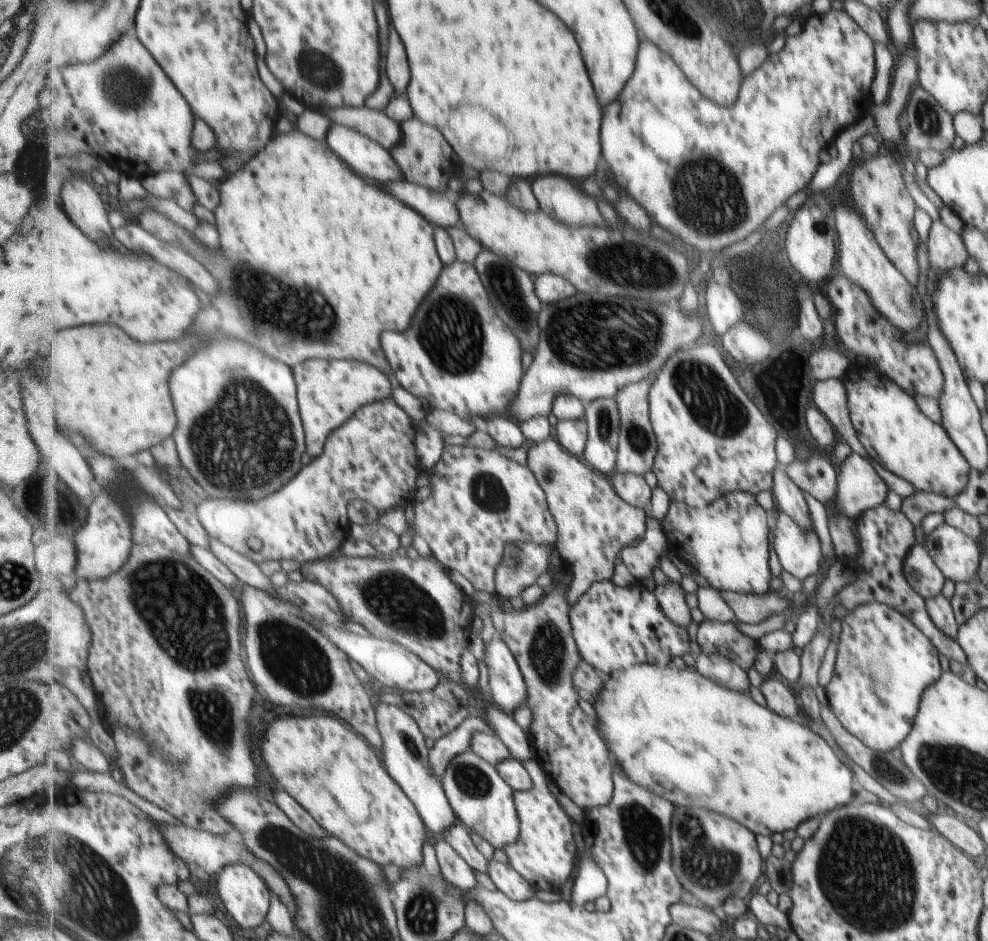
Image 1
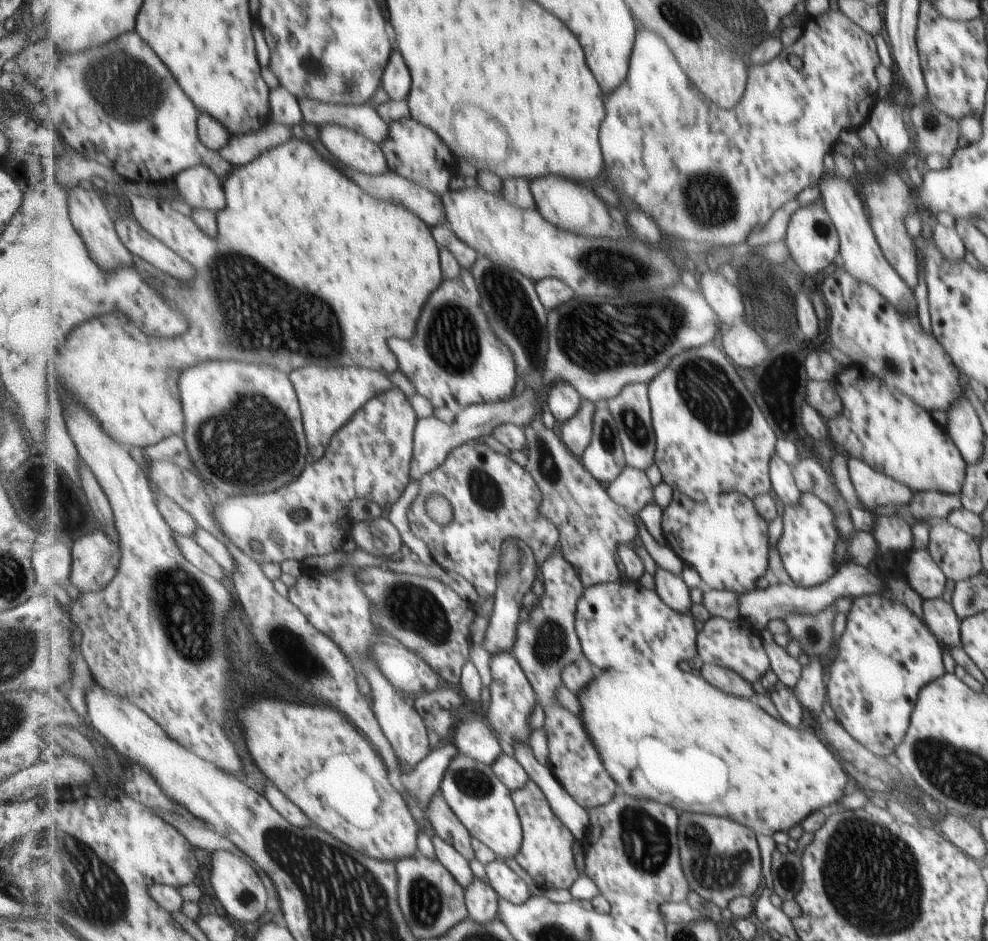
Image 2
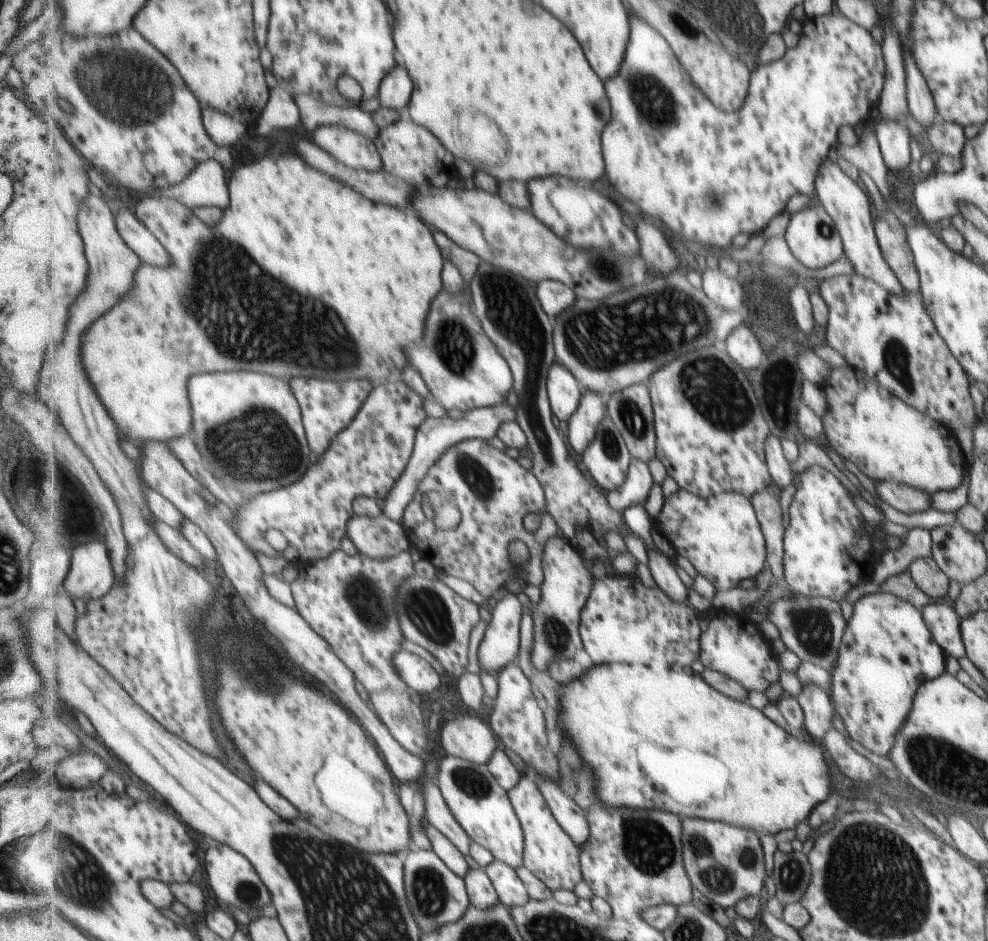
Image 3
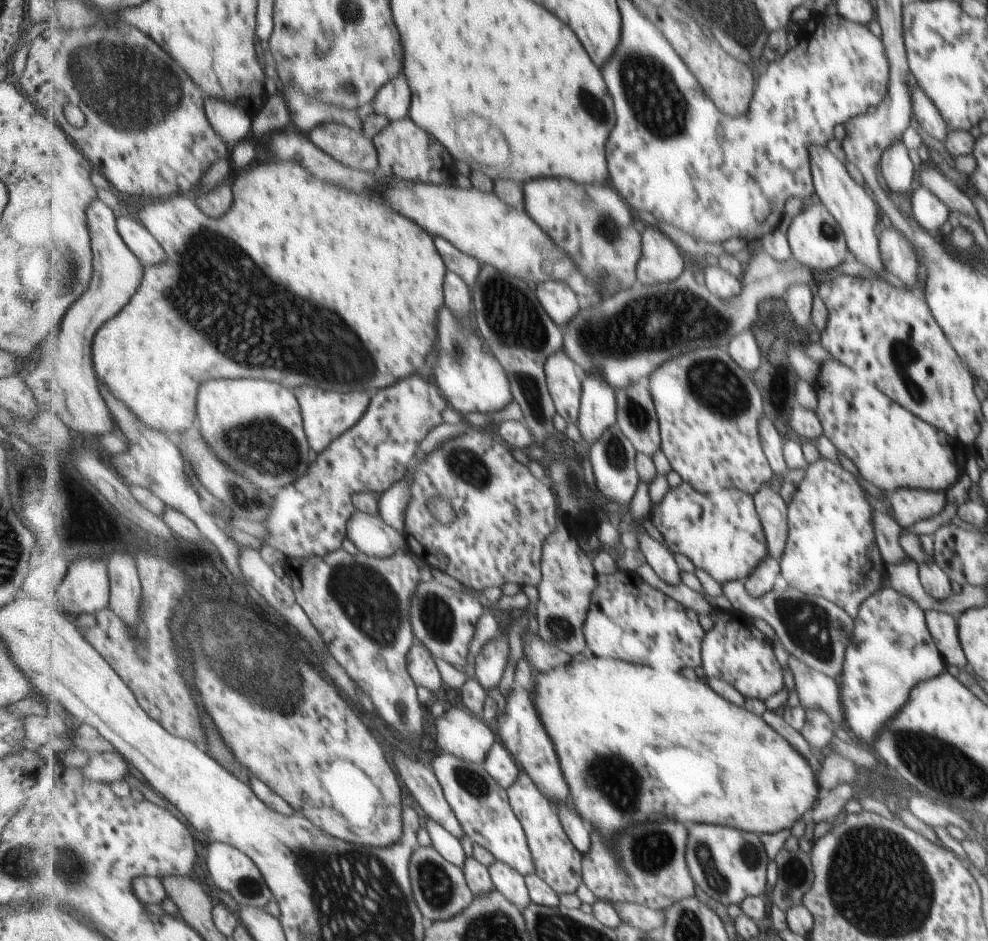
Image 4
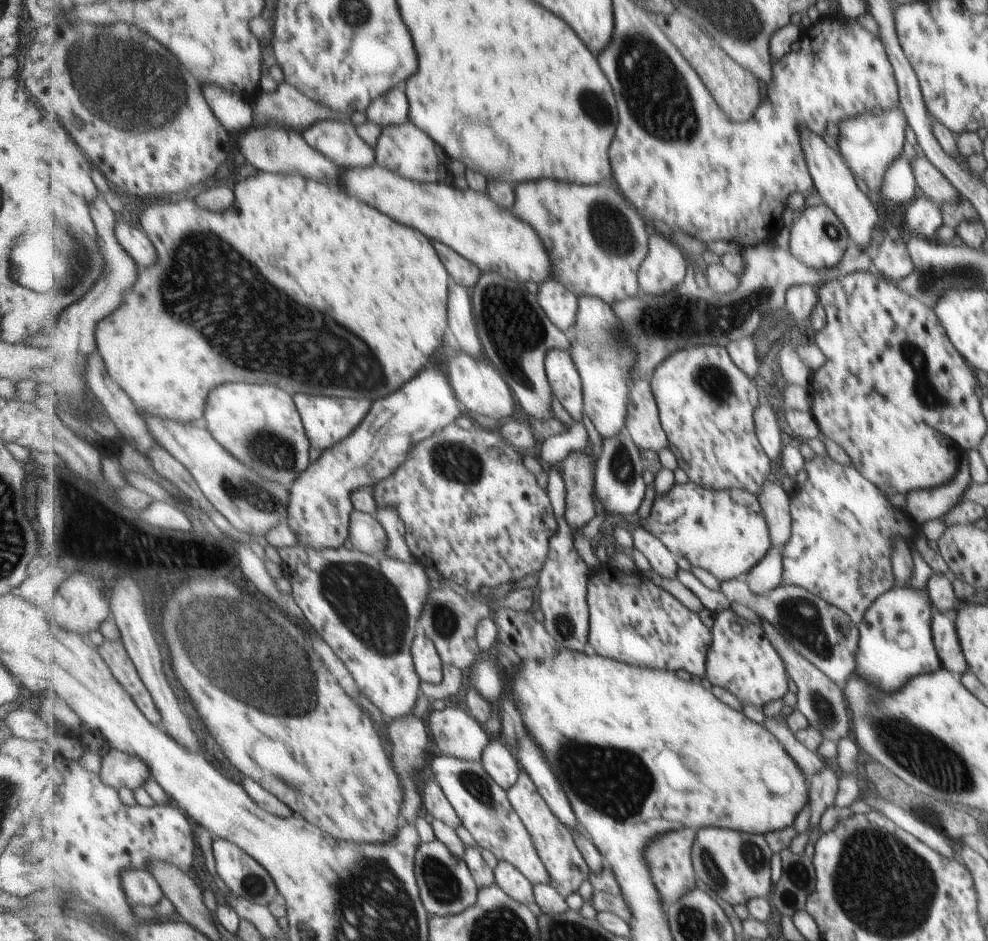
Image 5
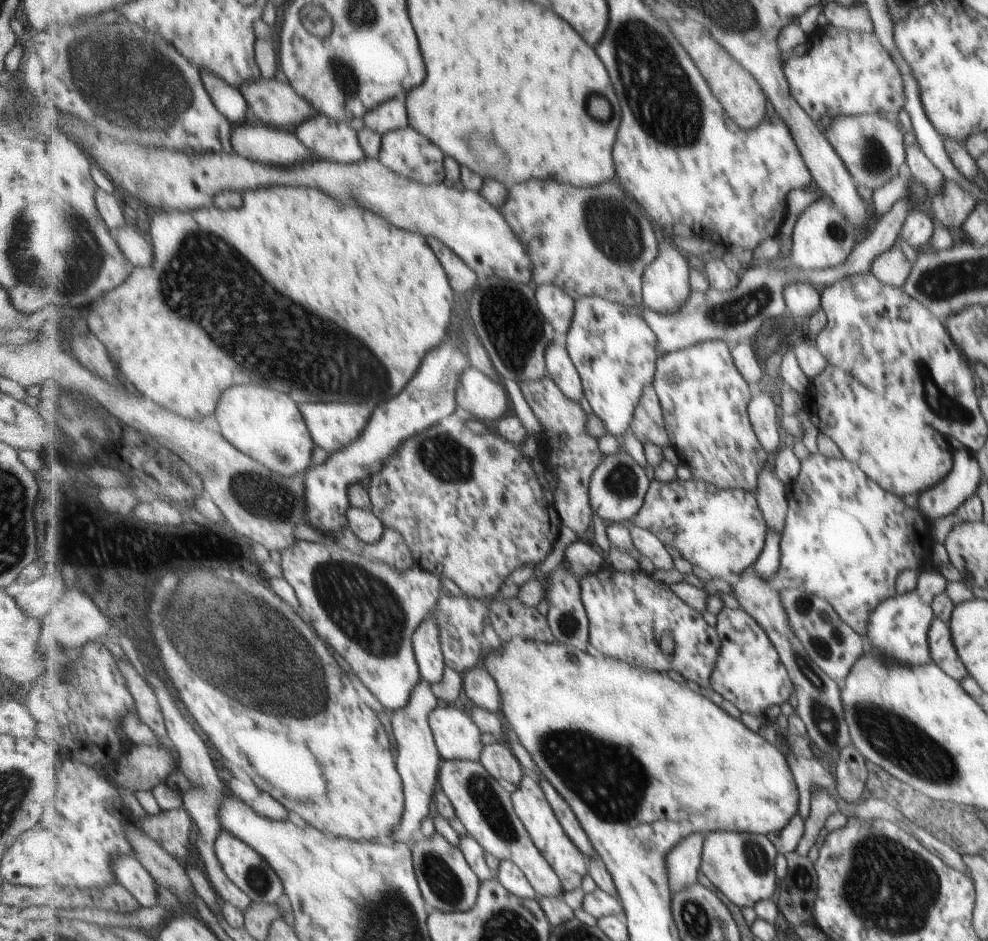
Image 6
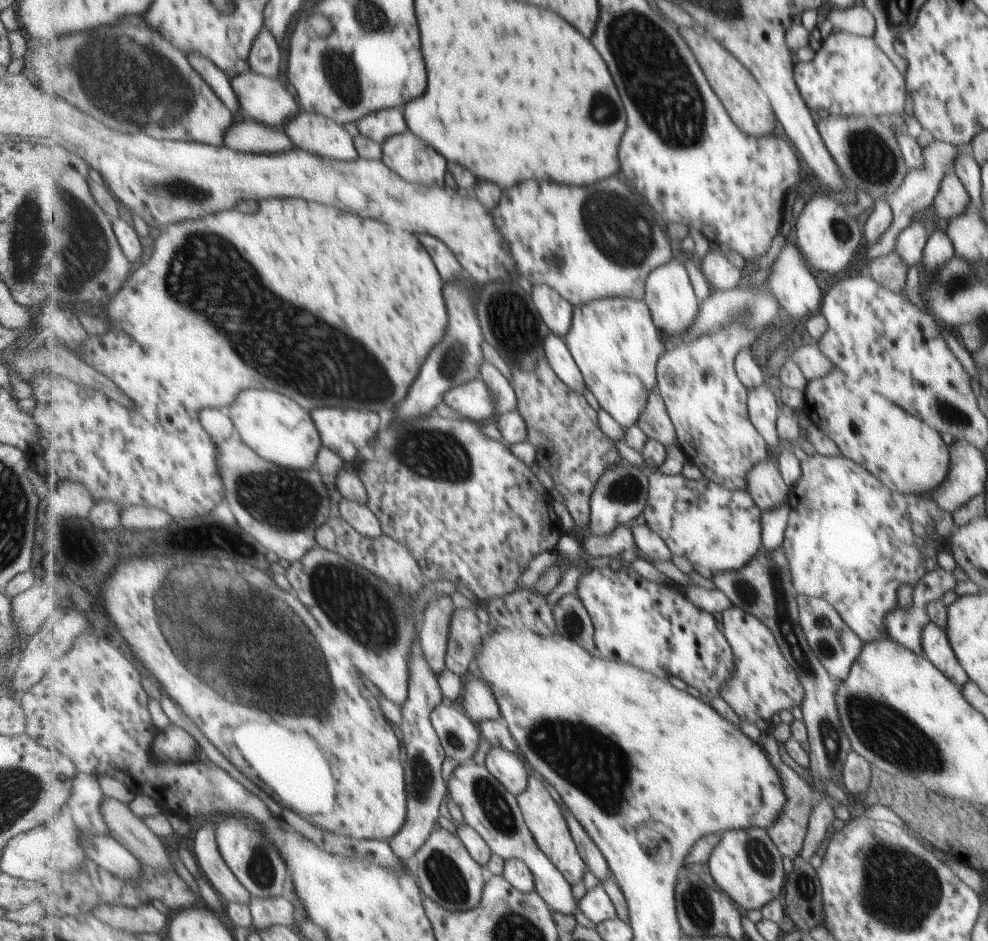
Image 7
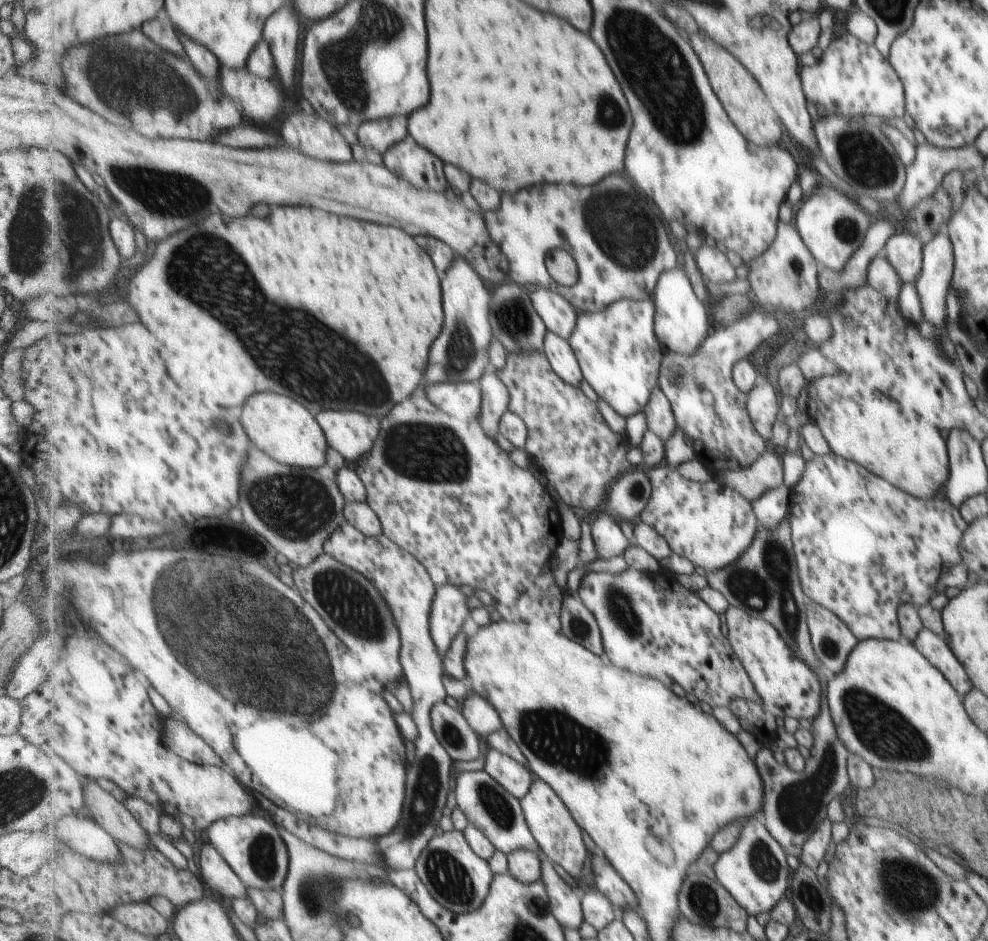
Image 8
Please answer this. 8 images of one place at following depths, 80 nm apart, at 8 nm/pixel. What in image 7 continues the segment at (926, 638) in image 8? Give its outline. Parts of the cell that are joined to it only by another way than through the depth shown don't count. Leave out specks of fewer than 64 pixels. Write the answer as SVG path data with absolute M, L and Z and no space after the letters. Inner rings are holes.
M927 623L922 630L921 636L923 656L938 667L939 672L944 674L959 690L969 680L969 676L961 668L955 658L944 630L938 626Z

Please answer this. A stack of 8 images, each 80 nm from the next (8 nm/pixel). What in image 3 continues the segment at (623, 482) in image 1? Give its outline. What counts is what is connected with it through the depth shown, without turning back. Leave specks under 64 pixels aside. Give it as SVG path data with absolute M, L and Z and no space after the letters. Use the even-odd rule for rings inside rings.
M633 457L627 482L621 489L615 489L607 494L609 504L621 512L632 504L645 504L654 484L649 464Z

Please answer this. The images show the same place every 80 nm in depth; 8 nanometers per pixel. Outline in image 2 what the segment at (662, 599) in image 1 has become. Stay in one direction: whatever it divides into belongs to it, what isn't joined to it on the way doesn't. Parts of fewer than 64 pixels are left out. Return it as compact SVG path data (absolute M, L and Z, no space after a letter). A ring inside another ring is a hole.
M656 565L655 571L655 590L658 591L660 597L671 606L672 609L682 613L689 612L691 608L691 594L689 587L683 577L667 570L661 565Z

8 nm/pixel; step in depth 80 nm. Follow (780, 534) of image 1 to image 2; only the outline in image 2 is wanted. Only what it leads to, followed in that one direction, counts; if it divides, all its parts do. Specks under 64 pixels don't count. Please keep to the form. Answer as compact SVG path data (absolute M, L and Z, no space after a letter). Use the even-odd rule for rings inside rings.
M800 492L798 501L795 504L781 506L780 512L783 517L783 530L776 541L776 549L783 565L783 574L786 574L797 588L810 589L822 585L832 578L839 568L839 564L845 562L845 560L842 560L837 565L835 562L835 542L840 538L834 520L834 516L837 516L837 513L828 509L826 503L812 492Z

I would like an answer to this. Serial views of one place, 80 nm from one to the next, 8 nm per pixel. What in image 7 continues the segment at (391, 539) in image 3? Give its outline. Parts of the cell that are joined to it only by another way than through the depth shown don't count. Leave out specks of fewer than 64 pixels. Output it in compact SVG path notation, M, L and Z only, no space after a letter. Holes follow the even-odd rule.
M343 498L340 510L340 516L351 522L364 537L377 538L384 536L382 522L378 515L370 510L369 506Z

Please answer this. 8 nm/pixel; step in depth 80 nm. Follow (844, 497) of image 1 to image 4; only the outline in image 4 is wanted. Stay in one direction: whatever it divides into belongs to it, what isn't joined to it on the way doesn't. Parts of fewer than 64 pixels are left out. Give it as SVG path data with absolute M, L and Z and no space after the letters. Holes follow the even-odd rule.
M903 487L886 494L886 502L901 529L935 516L946 504L945 491Z

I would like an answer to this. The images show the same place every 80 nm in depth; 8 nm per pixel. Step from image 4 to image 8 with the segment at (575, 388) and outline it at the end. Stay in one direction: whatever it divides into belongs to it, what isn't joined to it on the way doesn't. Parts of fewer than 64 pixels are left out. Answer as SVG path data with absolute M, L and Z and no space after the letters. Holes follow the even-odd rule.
M548 330L544 340L544 353L563 380L579 386L584 374L570 341Z

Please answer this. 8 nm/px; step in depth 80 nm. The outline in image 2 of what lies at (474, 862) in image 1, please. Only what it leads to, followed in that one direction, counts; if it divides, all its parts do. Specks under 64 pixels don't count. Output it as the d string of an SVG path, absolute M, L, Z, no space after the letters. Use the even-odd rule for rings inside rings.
M441 791L433 795L423 819L426 819L426 827L434 829L435 834L452 844L467 860L476 859L470 830L449 806Z

